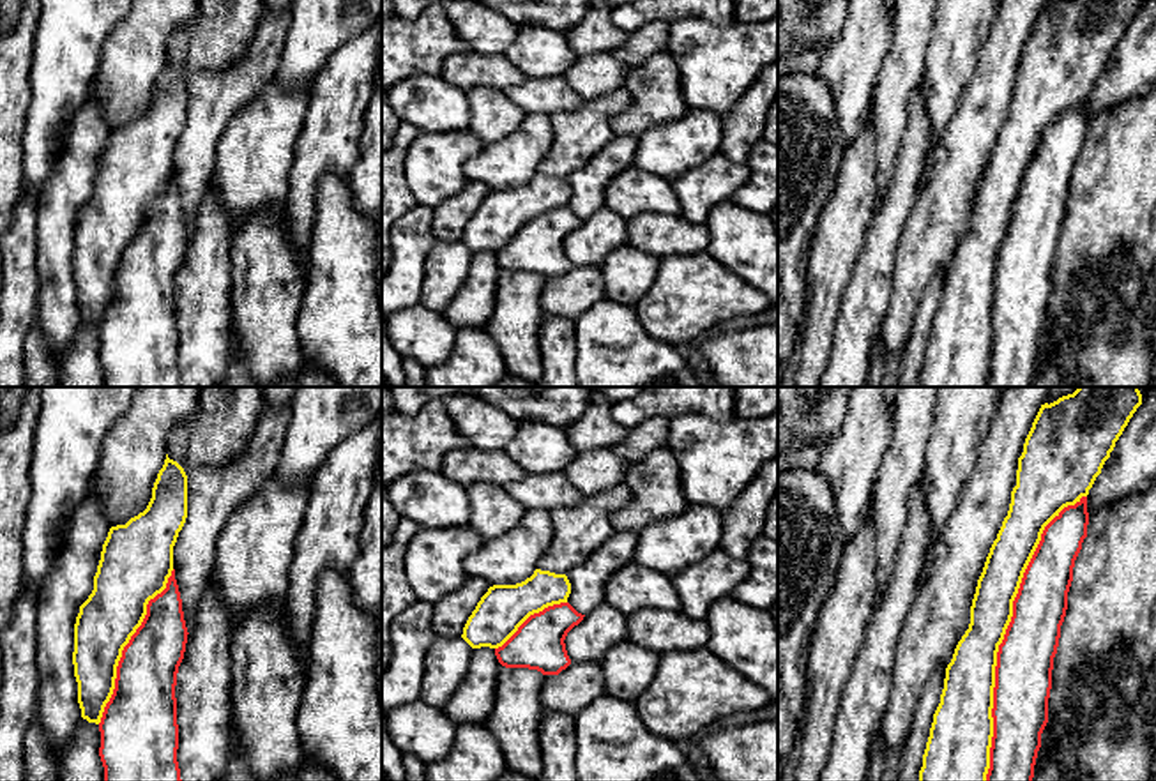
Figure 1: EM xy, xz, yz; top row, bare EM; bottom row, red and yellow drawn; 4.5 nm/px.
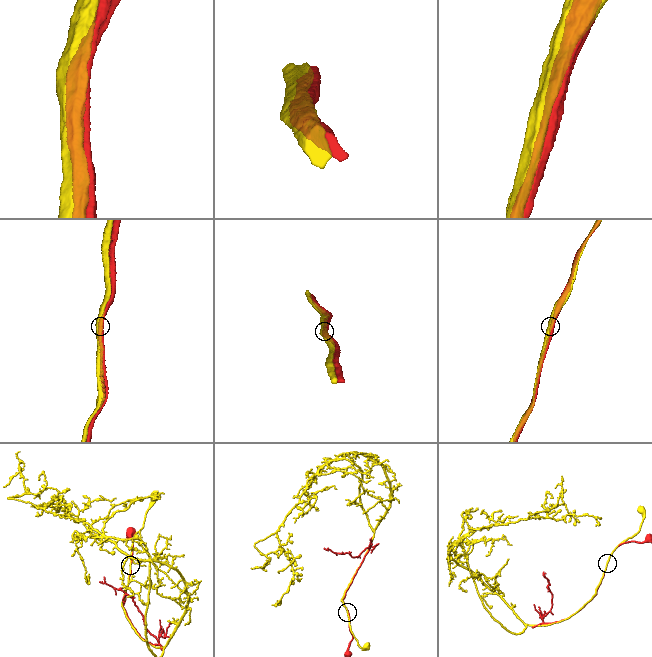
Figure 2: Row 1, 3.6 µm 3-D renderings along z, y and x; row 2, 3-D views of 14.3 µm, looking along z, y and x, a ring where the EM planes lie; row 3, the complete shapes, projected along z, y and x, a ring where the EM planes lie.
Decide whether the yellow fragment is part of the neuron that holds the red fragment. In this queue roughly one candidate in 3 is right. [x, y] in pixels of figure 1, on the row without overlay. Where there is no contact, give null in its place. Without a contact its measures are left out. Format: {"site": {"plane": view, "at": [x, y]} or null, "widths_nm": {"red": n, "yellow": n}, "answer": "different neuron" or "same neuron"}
{"site": {"plane": "yz", "at": [1004, 239]}, "widths_nm": {"red": 260, "yellow": 220}, "answer": "different neuron"}

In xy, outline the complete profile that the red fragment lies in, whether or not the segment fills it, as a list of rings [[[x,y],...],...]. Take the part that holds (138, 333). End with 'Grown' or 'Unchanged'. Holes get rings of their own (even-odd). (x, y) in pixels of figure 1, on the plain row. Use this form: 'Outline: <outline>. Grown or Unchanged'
Outline: [[[173,173],[166,193],[148,205],[147,219],[117,270],[115,293],[99,327],[104,387],[182,387],[175,290],[187,239]]]. Unchanged

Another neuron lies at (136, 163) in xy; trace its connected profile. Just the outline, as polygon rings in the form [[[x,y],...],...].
[[[166,58],[147,113],[110,133],[94,194],[76,221],[72,269],[81,322],[88,327],[101,327],[122,254],[141,230],[148,205],[166,193],[186,122],[187,80]]]

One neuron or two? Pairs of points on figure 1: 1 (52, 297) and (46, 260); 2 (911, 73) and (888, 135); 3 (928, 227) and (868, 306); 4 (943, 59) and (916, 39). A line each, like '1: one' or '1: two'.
1: one
2: one
3: two
4: two

